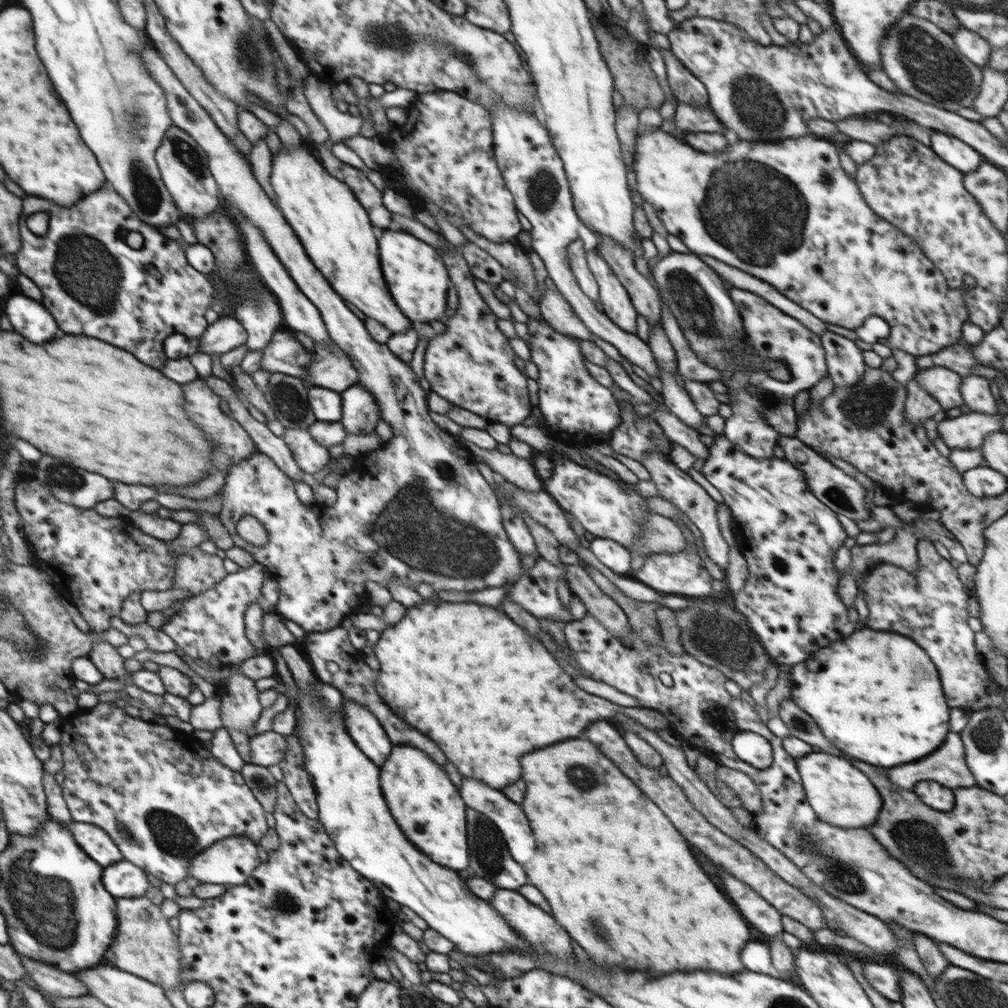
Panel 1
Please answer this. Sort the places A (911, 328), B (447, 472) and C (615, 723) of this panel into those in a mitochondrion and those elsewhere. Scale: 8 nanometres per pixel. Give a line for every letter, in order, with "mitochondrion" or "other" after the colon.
A: other
B: mitochondrion
C: other

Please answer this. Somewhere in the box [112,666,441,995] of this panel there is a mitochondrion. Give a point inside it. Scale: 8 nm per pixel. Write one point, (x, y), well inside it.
(171, 833)

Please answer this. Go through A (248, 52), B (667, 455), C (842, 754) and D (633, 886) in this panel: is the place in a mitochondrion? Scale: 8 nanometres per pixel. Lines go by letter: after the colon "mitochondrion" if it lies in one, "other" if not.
A: mitochondrion
B: other
C: other
D: other

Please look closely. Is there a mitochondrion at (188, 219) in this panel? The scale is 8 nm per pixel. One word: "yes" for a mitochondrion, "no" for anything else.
no

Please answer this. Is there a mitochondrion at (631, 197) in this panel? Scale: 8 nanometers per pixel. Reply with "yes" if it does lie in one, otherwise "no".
no

